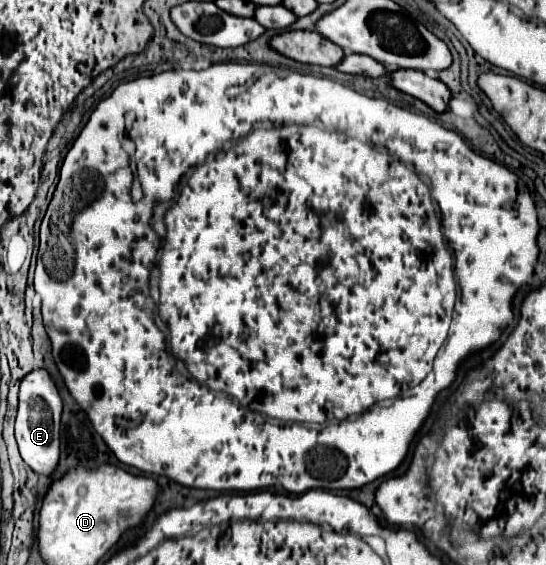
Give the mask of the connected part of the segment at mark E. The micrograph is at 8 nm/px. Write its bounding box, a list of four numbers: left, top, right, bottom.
[16,369,62,477]

